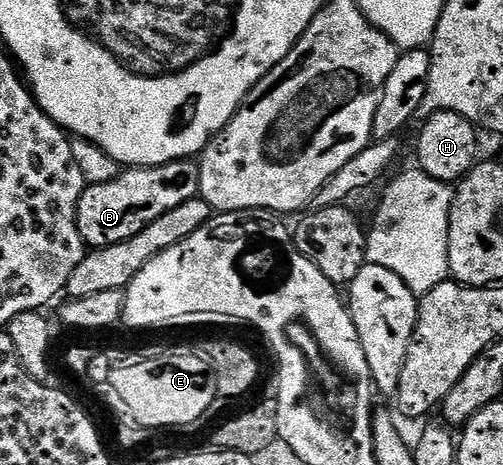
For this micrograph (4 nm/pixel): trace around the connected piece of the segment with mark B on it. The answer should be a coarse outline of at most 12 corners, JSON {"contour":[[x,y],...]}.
{"contour":[[176,159],[88,184],[77,224],[93,249],[135,237],[198,198],[201,168]]}

